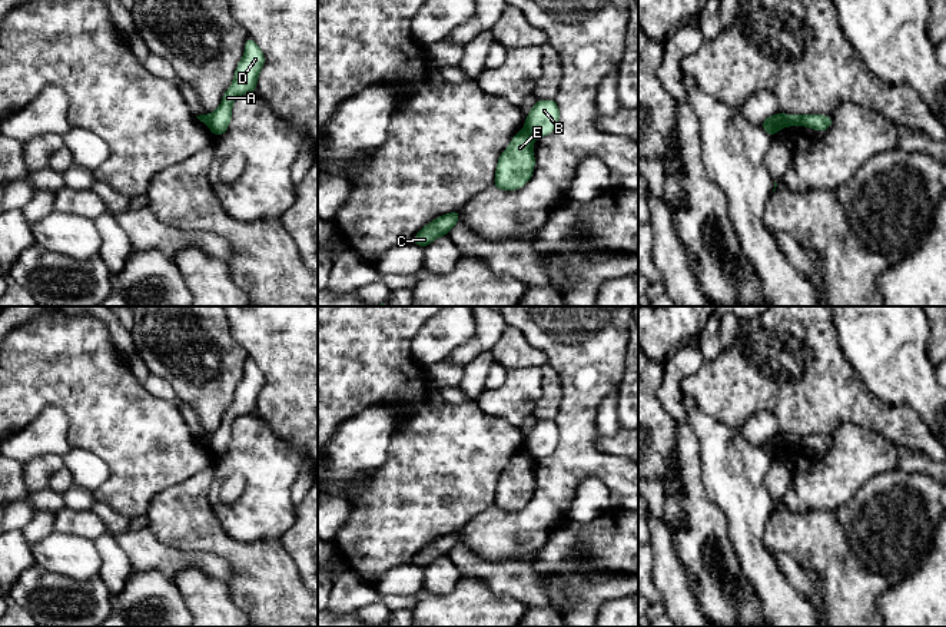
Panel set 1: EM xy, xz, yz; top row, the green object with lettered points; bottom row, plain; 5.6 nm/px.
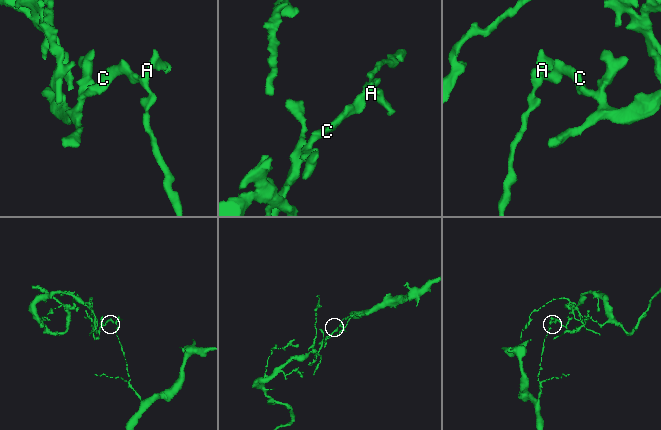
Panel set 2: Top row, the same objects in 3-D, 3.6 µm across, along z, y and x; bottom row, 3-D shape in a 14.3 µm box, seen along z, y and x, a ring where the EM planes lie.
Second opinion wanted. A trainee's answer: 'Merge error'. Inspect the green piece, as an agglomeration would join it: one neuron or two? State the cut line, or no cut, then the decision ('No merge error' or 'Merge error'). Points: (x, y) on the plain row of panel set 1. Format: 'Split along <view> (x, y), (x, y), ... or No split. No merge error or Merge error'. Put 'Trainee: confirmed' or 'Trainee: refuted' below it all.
Split along yz (783, 435), (787, 445). Merge error
Trainee: confirmed

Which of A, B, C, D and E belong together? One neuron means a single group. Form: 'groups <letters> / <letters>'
groups A B D / C E

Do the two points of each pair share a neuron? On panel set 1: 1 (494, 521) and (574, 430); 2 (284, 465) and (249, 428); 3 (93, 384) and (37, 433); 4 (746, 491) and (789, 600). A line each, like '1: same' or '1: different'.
1: same
2: same
3: different
4: same

